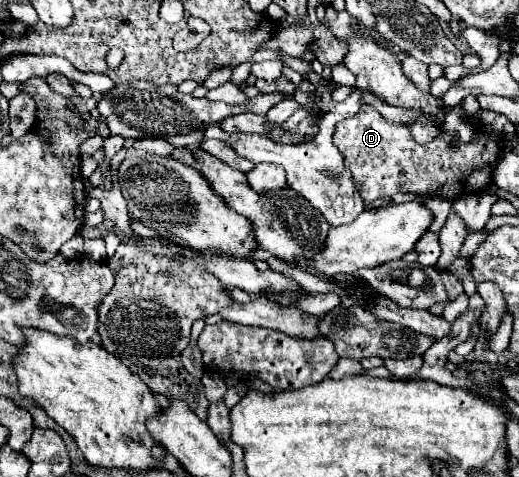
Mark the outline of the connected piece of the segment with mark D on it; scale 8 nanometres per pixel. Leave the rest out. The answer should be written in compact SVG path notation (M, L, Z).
M361 101L361 111L357 115L337 123L333 143L343 153L345 165L353 173L355 181L361 183L361 195L363 195L365 205L371 205L375 199L385 197L385 195L393 197L395 193L415 193L415 195L423 195L423 197L441 197L447 201L455 201L455 199L463 199L467 195L475 195L475 193L481 193L483 189L487 189L487 185L491 183L493 167L497 165L497 161L503 155L503 143L499 137L491 137L487 133L475 131L473 143L465 145L465 143L457 141L455 147L451 147L453 135L457 135L457 133L455 131L439 131L439 135L431 143L419 145L417 141L413 141L413 135L407 129L407 125L395 125L391 121L385 121L375 111L375 107Z

